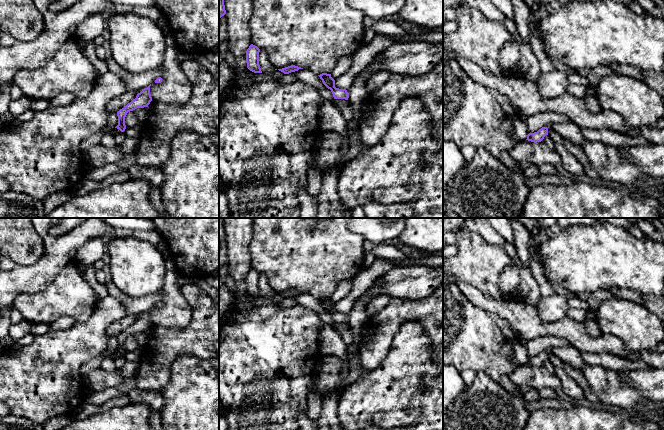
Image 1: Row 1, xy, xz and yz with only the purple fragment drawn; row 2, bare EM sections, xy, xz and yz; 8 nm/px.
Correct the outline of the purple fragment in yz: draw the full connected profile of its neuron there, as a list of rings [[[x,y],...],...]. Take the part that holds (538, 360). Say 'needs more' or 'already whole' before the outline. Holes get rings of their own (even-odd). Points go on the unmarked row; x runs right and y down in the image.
already whole; [[[542,351],[537,356],[529,357],[526,364],[537,367],[541,366],[546,359],[548,359],[548,352]]]

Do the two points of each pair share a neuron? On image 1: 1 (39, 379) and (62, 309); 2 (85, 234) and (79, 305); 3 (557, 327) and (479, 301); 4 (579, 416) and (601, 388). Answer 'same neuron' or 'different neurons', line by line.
1: different neurons
2: different neurons
3: same neuron
4: different neurons

